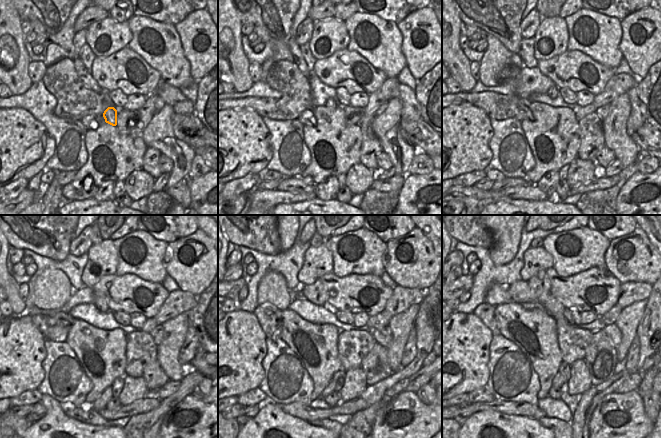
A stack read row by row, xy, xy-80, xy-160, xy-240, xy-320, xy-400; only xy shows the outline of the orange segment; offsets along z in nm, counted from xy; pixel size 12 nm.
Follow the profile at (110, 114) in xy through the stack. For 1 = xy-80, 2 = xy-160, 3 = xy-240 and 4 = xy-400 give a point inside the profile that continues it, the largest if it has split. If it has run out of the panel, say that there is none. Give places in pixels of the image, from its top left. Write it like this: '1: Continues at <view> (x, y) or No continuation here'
1: Continues at xy-80 (330, 103)
2: Continues at xy-160 (553, 91)
3: Continues at xy-240 (99, 302)
4: Continues at xy-400 (540, 281)

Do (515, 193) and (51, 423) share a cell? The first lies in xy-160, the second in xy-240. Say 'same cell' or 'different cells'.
different cells

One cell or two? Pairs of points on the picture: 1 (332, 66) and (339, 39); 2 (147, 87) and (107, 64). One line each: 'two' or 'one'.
1: two
2: one

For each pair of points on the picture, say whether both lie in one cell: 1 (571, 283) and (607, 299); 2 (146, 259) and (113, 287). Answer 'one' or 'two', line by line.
1: one
2: two

